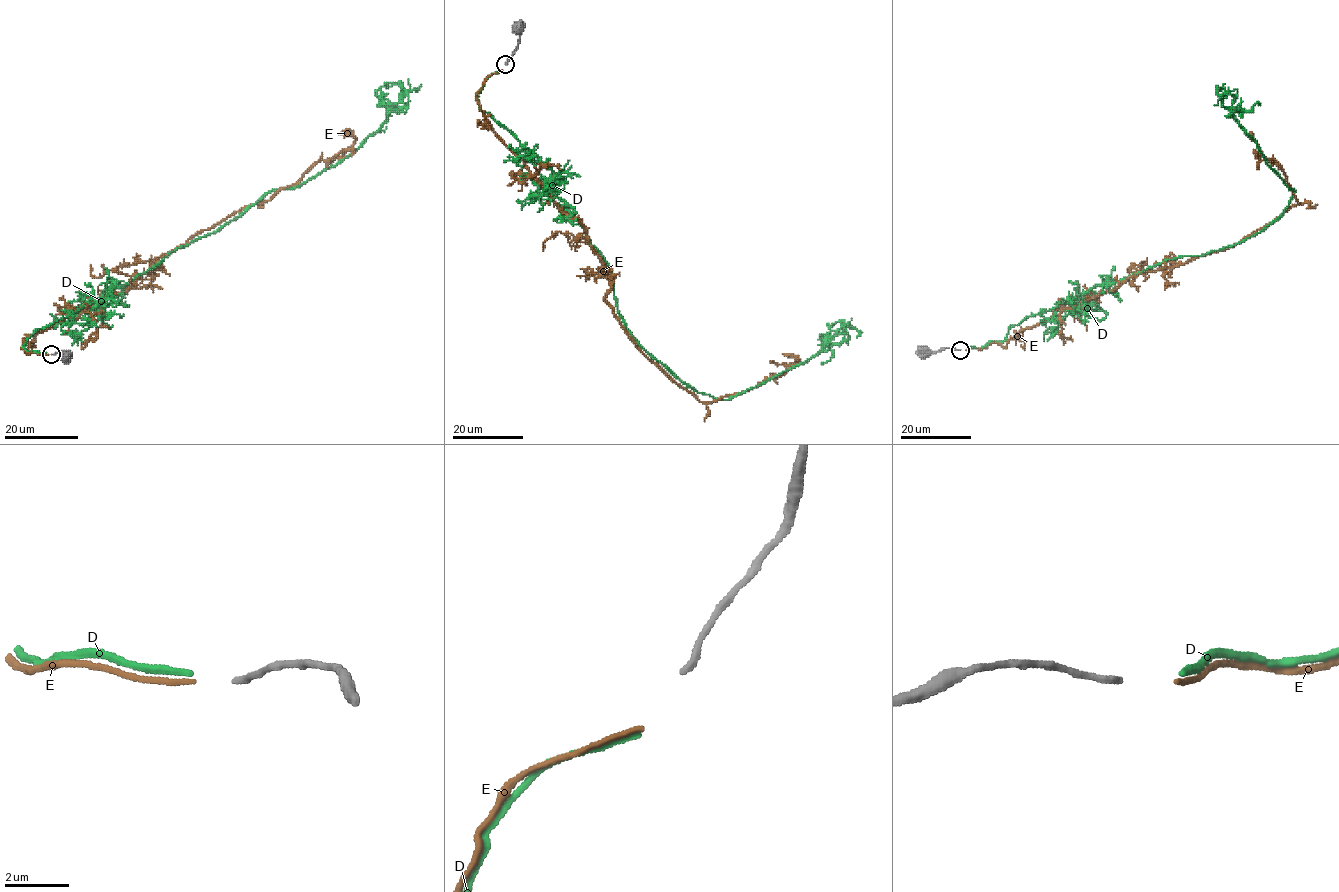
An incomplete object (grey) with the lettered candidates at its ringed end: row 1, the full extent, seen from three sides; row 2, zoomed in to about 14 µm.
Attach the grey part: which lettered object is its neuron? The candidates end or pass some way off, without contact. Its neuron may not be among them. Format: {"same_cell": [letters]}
{"same_cell": ["E"]}

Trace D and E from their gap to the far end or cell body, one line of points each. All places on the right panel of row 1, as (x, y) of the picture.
D: (967, 349), (1278, 217), (1295, 190), (1227, 107), (1241, 110), (1225, 115)
E: (966, 350), (1005, 346), (1058, 308), (1113, 291), (1131, 276), (1234, 245), (1297, 205), (1283, 170), (1249, 137)

